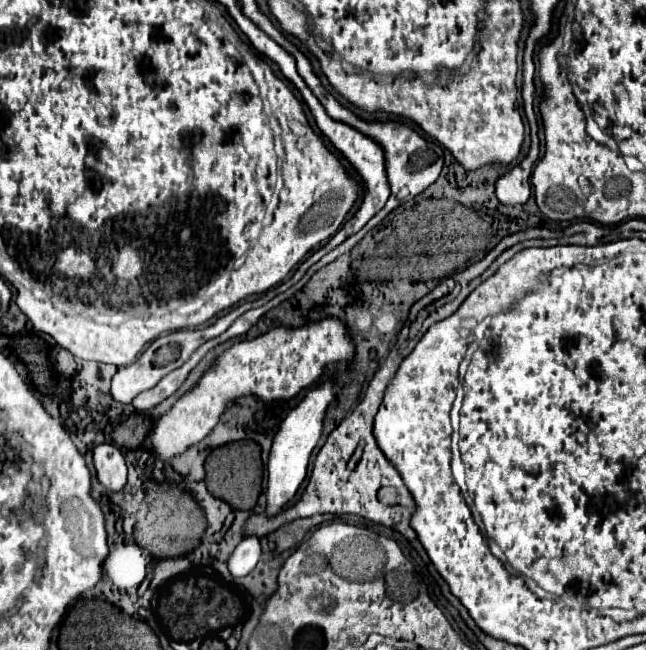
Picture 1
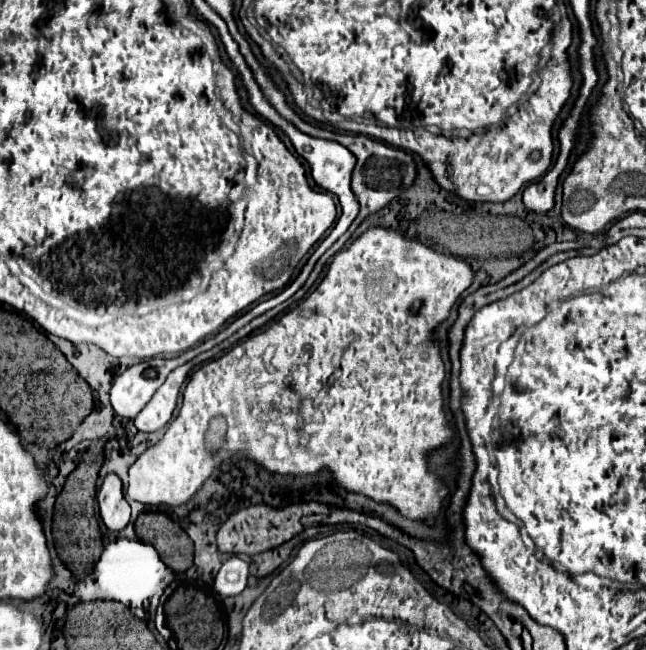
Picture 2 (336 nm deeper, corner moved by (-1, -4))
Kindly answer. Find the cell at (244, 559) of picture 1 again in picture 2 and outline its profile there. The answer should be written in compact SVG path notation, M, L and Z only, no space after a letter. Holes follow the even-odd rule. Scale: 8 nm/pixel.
M231 555L229 559L223 561L223 565L215 577L213 589L221 597L239 595L247 585L247 577L249 577L249 565L241 557Z

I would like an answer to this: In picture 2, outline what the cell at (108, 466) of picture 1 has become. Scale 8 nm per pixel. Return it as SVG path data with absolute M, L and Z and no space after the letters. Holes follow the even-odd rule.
M109 473L103 479L103 485L97 491L97 501L101 509L101 519L111 531L121 531L129 523L131 507L123 497L123 483L115 473Z

